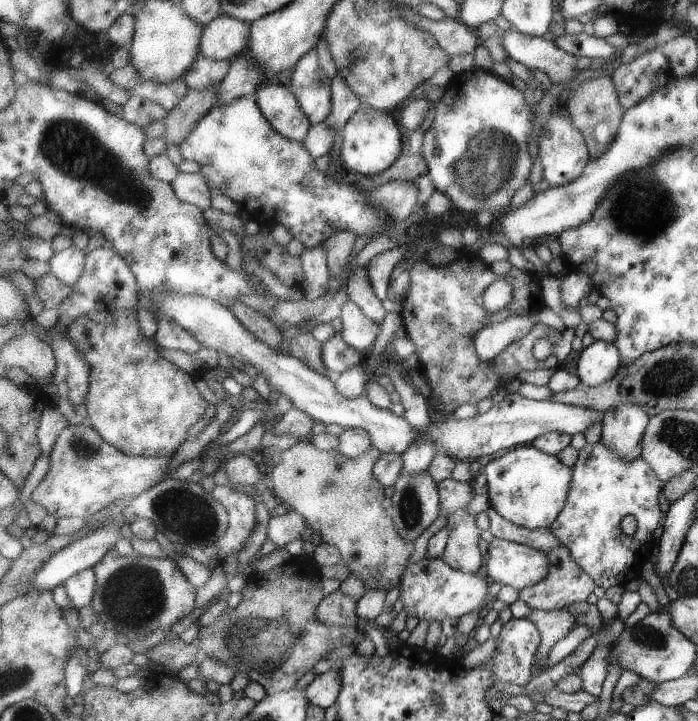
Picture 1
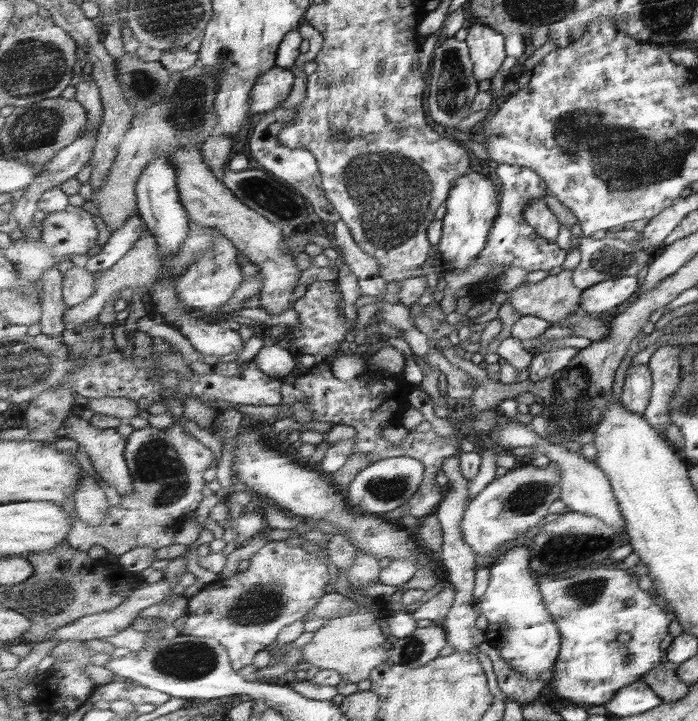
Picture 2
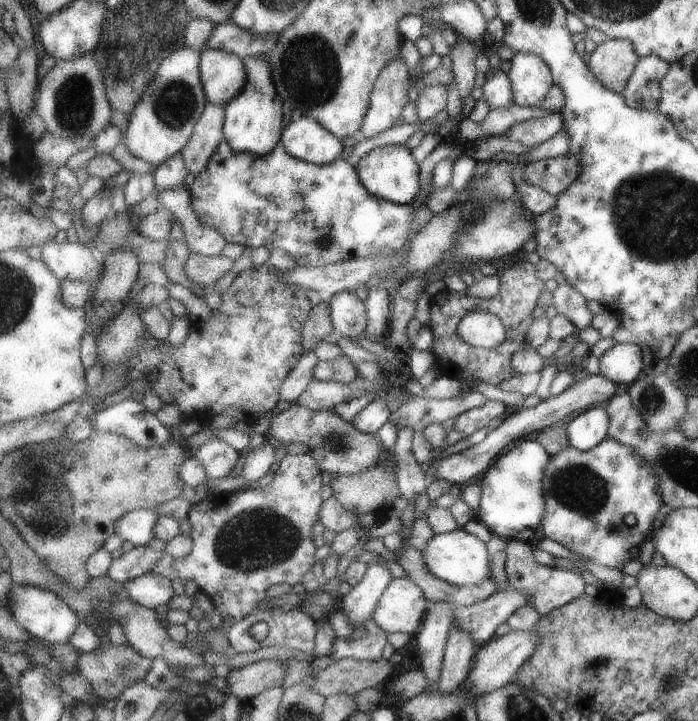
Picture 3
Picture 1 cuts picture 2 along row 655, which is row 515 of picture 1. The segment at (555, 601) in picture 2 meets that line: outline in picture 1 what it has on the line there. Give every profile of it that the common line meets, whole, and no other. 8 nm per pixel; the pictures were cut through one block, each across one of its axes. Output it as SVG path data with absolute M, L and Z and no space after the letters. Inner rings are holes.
M601 441L586 443L580 449L579 460L573 468L571 492L565 508L551 526L553 534L569 546L575 562L595 580L597 586L626 588L631 580L643 574L641 566L651 561L657 543L655 530L666 519L667 514L663 514L666 511L663 481L644 458L629 462ZM625 516L633 516L637 521L634 535L627 536L621 530Z

